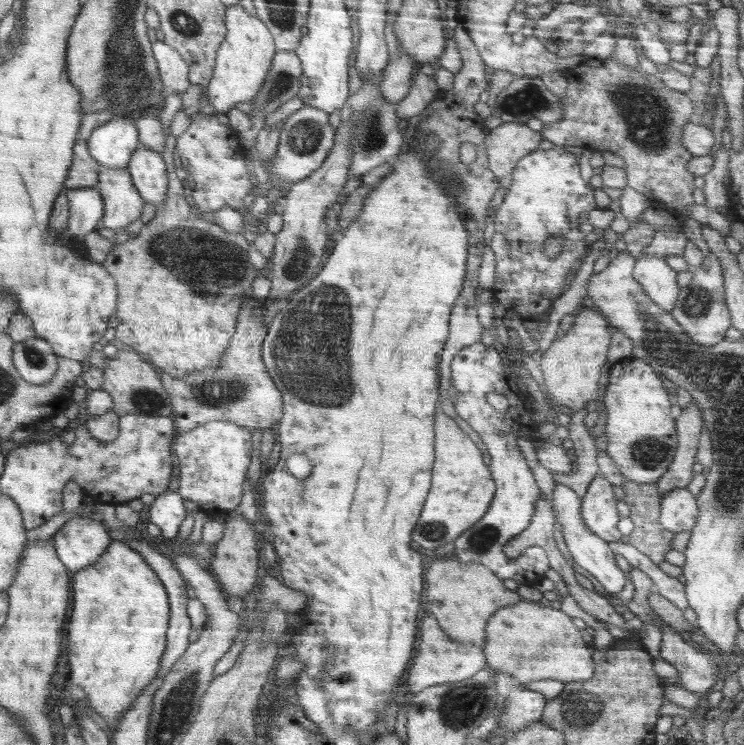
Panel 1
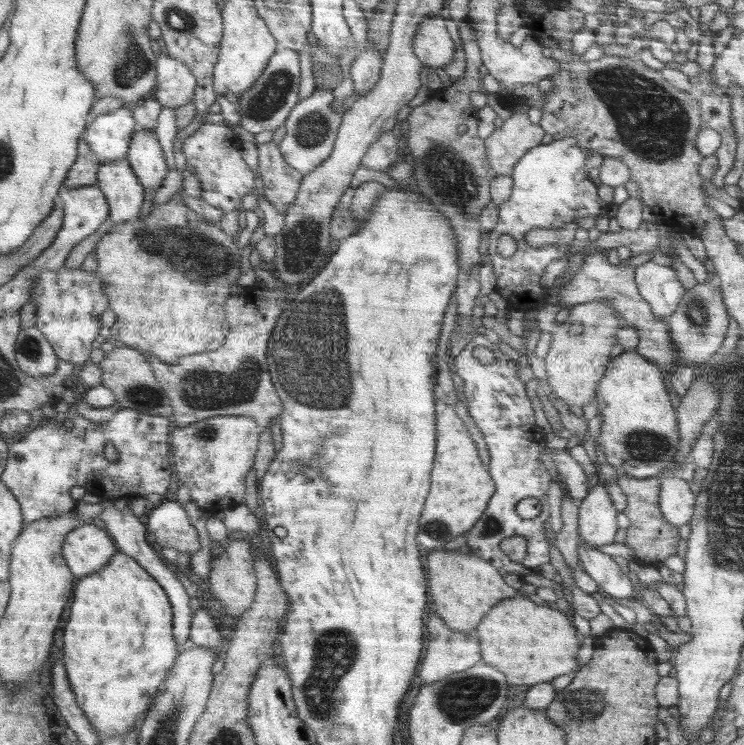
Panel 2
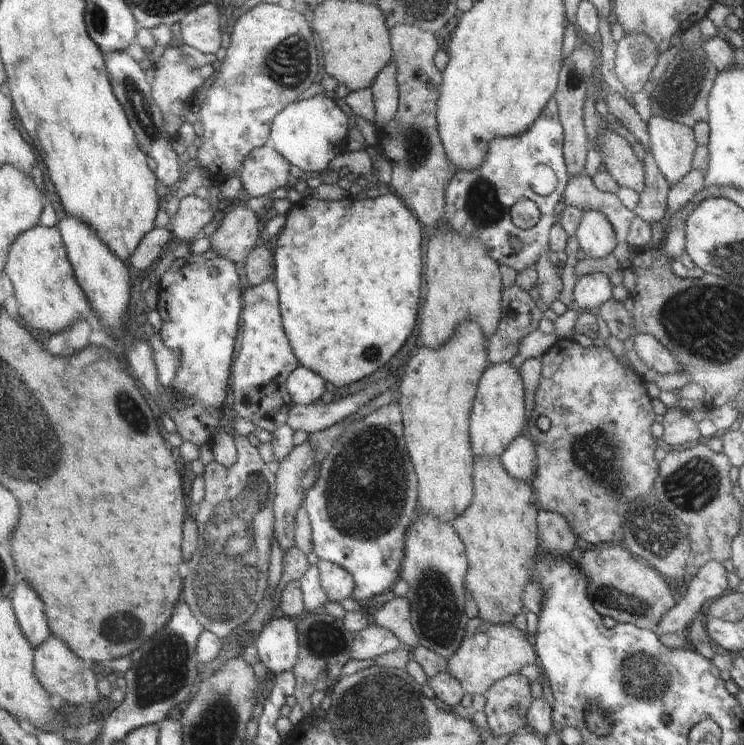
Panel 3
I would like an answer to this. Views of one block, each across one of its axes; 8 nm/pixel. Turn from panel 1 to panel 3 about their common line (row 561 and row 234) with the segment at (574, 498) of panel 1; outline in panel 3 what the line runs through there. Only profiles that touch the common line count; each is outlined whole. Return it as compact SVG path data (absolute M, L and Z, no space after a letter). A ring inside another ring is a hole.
M584 211L575 235L578 246L584 250L588 259L604 258L618 245L614 227L598 211Z

